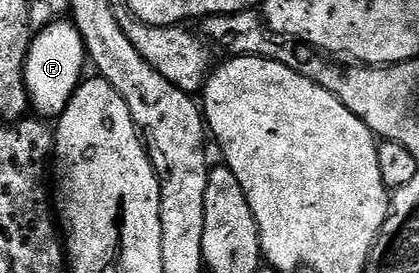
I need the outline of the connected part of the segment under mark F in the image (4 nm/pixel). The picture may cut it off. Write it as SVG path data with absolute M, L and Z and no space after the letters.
M59 19L52 25L38 30L31 38L25 71L30 108L36 109L40 118L58 119L67 109L75 88L84 80L83 64L86 66L88 61L83 36L77 31L74 21Z

